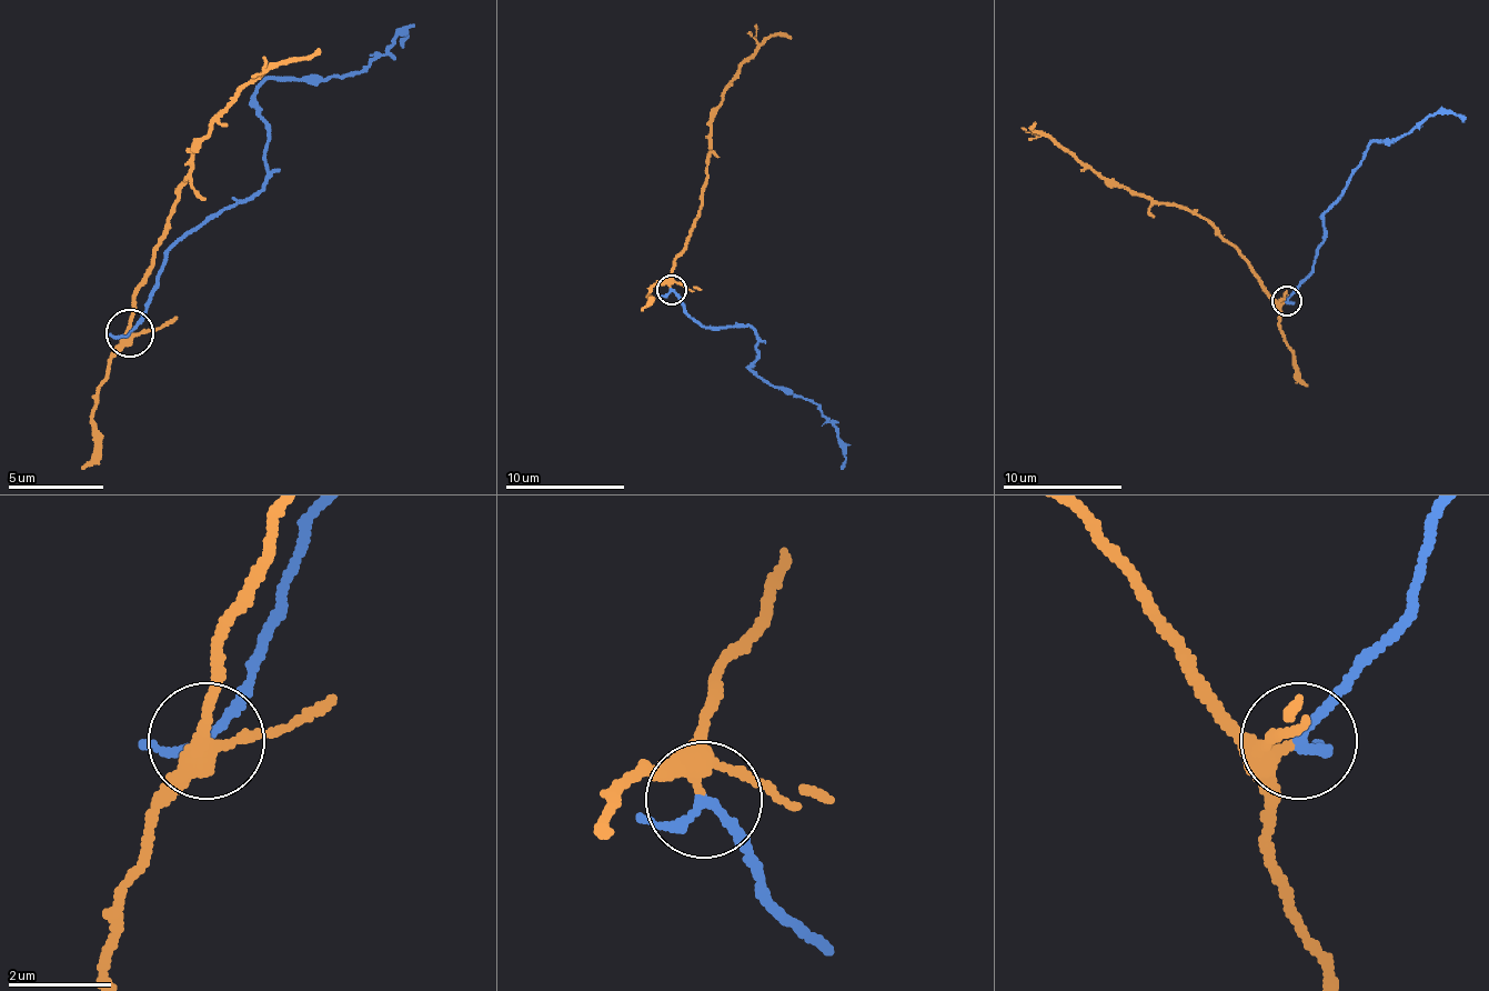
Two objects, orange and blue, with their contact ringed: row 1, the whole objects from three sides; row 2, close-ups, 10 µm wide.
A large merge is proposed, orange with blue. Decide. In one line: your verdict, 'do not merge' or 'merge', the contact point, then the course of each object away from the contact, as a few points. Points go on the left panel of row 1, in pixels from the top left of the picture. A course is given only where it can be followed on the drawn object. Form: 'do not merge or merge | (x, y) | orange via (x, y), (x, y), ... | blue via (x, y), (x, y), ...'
merge | (130, 333) | orange via (131, 332), (126, 332), (131, 293), (188, 184), (192, 151), (263, 70), (321, 47) | blue via (131, 332), (164, 256), (263, 184), (269, 122), (254, 94), (269, 80), (354, 74), (401, 32), (401, 47)

